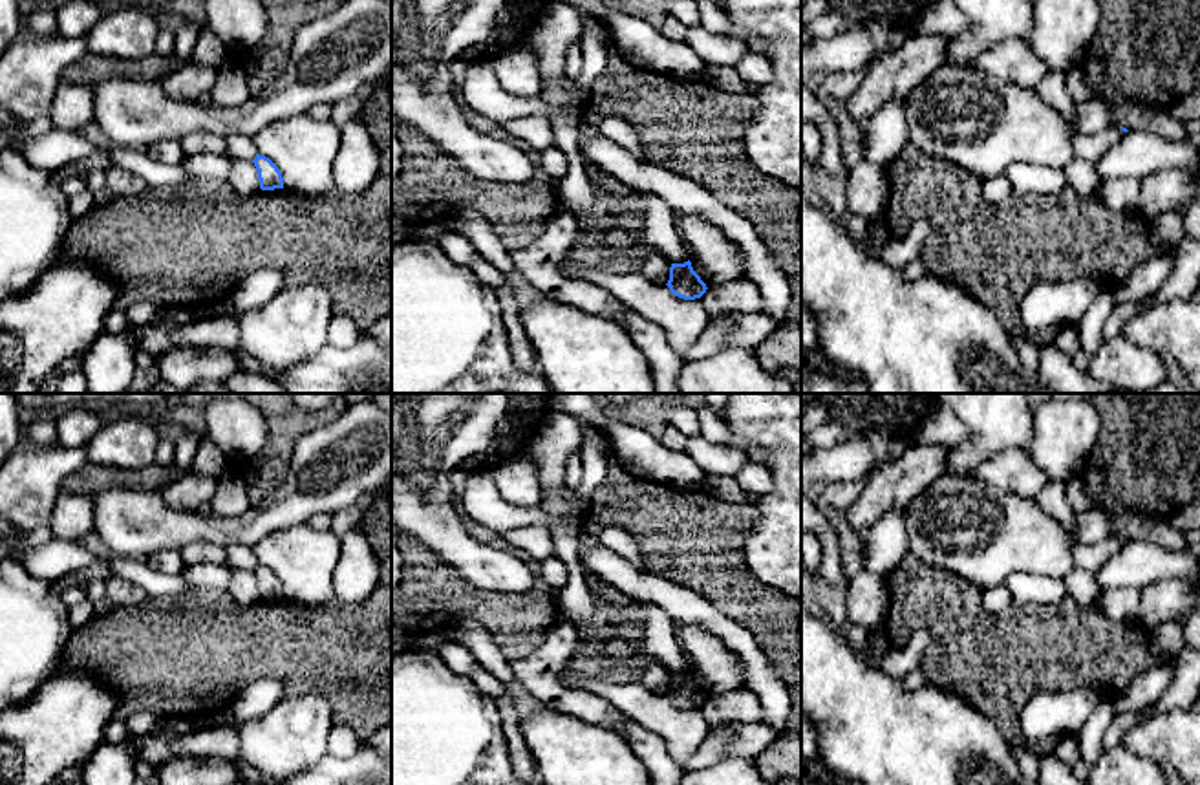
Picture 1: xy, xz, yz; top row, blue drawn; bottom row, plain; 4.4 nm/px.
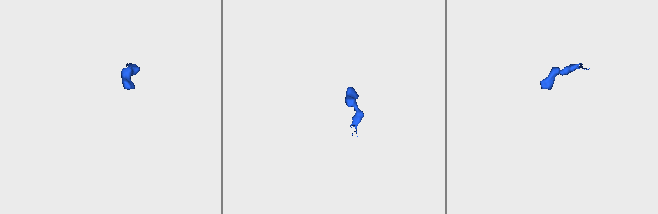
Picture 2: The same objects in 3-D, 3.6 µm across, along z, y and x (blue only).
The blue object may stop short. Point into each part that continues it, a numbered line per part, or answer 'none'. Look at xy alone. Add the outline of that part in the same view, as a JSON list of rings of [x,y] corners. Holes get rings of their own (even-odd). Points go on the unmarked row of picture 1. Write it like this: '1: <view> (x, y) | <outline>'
none

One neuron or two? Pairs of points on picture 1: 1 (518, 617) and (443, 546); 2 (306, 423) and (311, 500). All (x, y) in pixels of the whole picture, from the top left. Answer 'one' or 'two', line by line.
1: two
2: two

